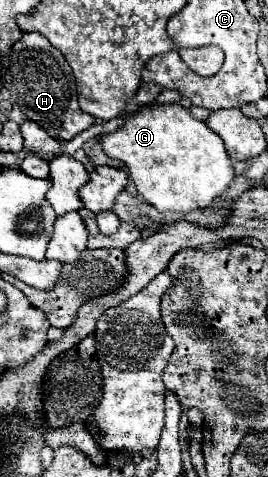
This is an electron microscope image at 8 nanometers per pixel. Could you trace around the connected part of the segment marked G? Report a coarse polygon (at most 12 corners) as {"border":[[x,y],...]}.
{"border":[[153,102],[101,138],[159,212],[209,208],[235,178],[223,140]]}

